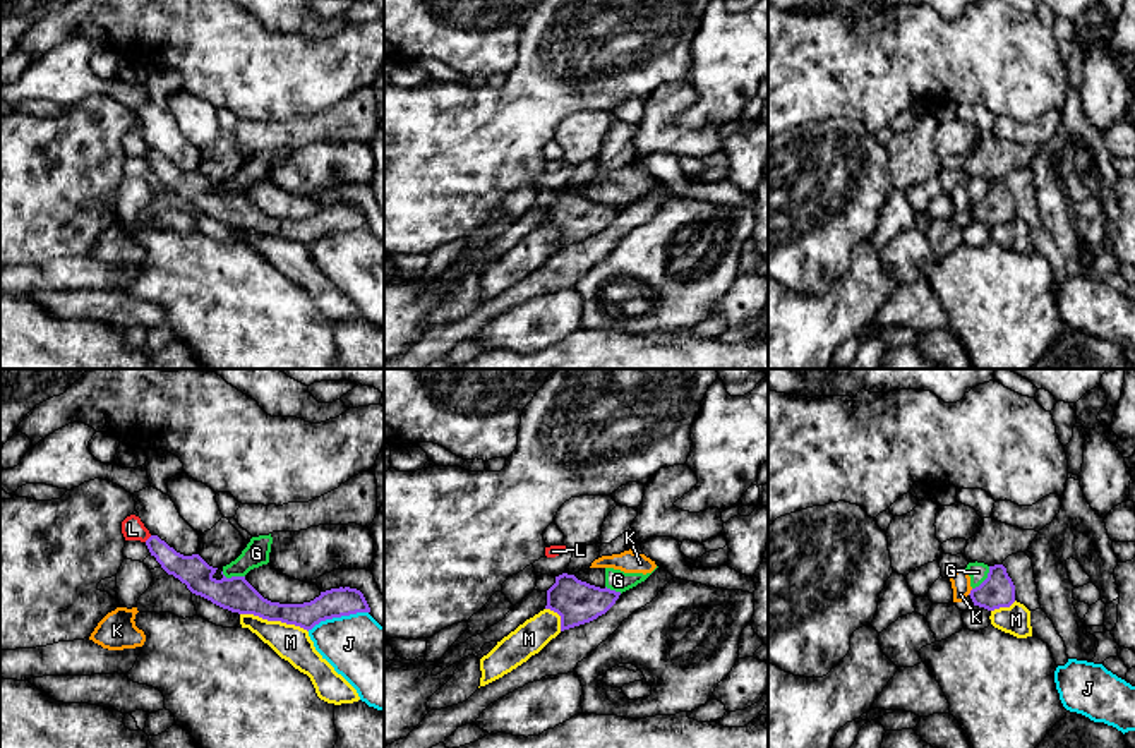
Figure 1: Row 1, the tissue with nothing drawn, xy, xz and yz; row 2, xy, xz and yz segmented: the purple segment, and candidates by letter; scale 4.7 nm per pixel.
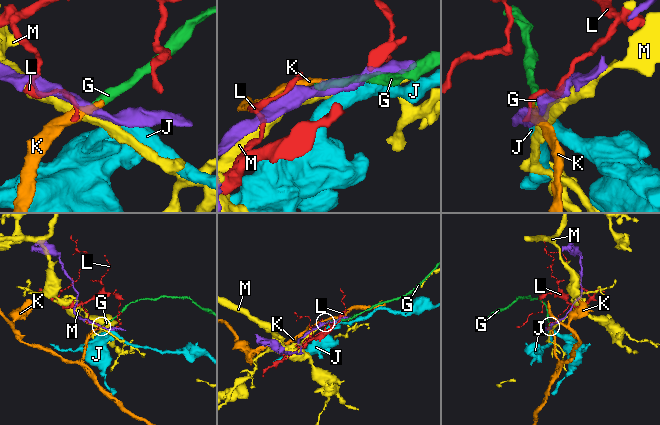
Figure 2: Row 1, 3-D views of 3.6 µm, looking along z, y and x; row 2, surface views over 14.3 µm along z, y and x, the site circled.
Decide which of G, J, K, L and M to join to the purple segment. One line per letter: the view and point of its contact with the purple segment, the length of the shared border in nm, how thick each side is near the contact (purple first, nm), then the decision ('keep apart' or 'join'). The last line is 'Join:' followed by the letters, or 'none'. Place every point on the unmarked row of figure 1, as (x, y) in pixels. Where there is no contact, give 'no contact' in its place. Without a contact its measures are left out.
G: contact yz (986, 194); length 140 nm; calibres 160 and 90 nm; keep apart
J: contact xy (336, 232); length 300 nm; calibres 140 and 320 nm; keep apart
K: contact yz (971, 208); length 40 nm; calibres 160 and 100 nm; keep apart
L: contact xy (150, 153); length 50 nm; calibres 140 and 110 nm; keep apart
M: contact xy (275, 235); length 340 nm; calibres 160 and 170 nm; keep apart
Join: none

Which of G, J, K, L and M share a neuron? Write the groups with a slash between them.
G K / J / L / M

